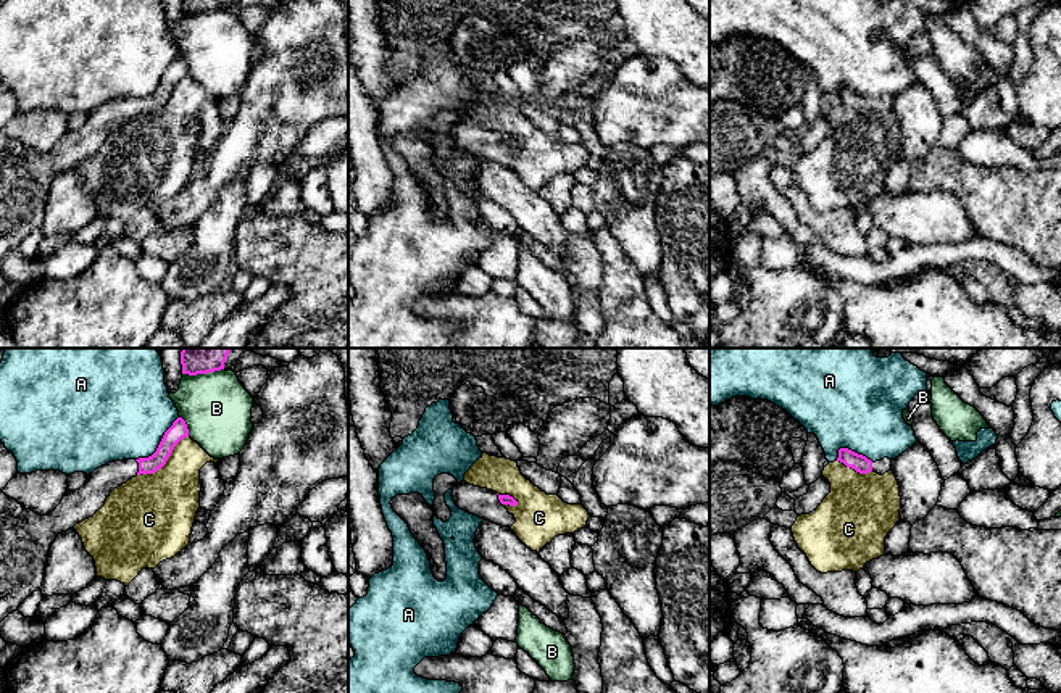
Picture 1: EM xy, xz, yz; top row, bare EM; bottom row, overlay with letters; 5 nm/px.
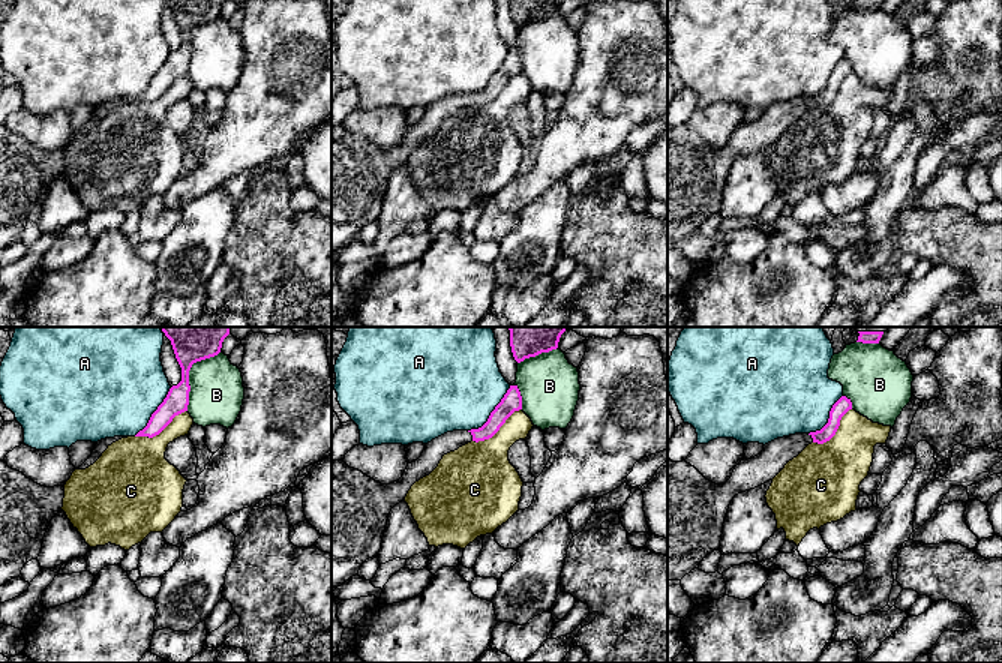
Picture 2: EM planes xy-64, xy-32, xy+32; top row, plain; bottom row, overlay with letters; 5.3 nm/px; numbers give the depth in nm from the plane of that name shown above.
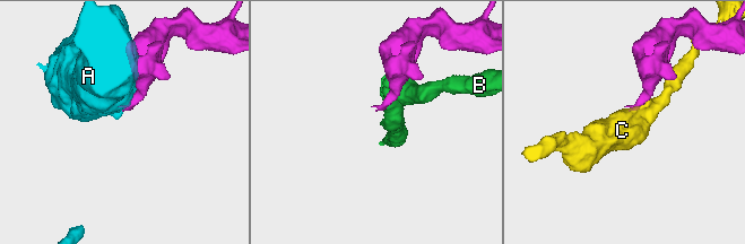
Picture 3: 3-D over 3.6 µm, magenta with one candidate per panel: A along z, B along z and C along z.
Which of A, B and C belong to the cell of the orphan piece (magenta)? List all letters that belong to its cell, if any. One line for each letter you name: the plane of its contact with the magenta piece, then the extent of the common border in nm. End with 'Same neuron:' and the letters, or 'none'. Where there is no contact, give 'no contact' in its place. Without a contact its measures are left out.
Same neuron: none

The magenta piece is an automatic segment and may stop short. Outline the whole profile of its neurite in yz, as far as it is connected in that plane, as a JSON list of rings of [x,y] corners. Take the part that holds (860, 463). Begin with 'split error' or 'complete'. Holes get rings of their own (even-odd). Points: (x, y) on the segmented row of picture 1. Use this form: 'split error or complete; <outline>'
split error; [[[840,448],[838,450],[838,458],[837,461],[843,463],[847,467],[855,469],[859,474],[868,474],[871,471],[884,475],[892,469],[892,459],[884,458],[880,461],[872,463],[863,454],[858,454],[848,448]]]

